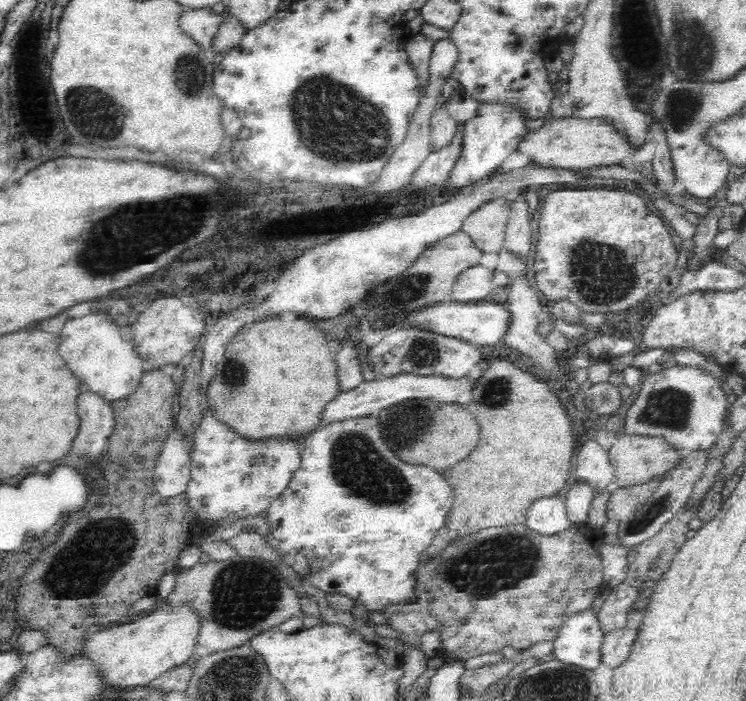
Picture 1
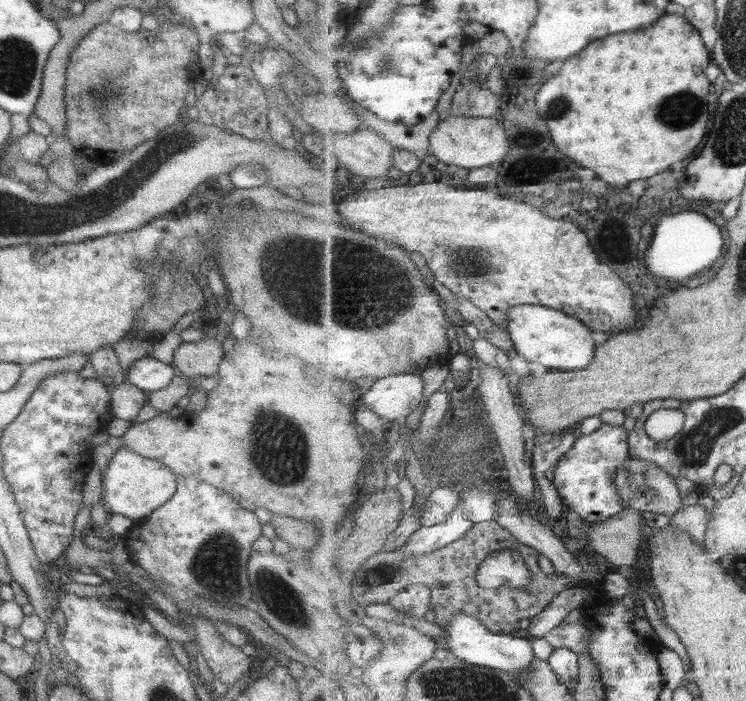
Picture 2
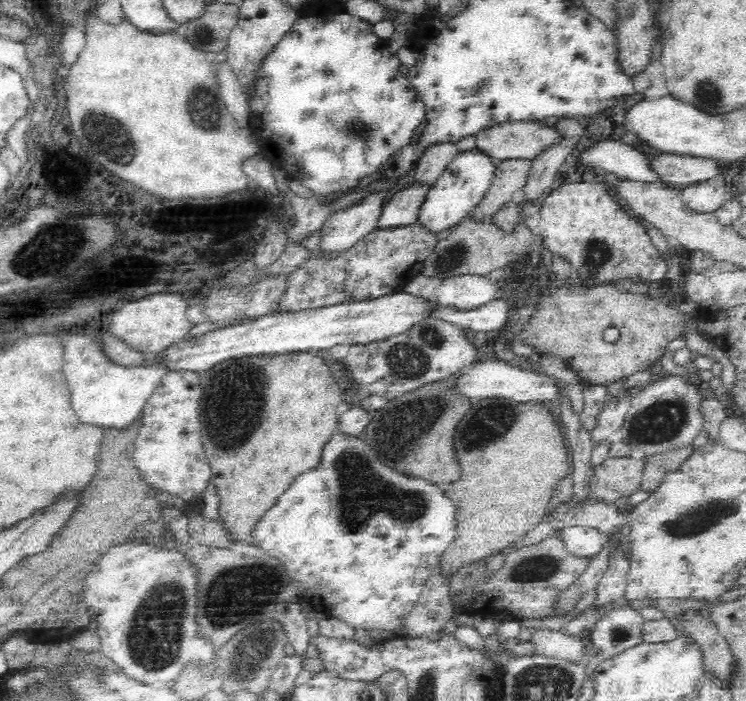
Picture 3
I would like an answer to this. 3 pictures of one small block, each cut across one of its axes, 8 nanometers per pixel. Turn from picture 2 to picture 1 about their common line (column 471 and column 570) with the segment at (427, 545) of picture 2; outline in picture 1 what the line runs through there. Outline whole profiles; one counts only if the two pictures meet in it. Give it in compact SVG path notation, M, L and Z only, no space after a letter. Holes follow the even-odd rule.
M558 495L535 500L528 509L525 523L542 536L557 535L575 524L567 515L565 499Z

